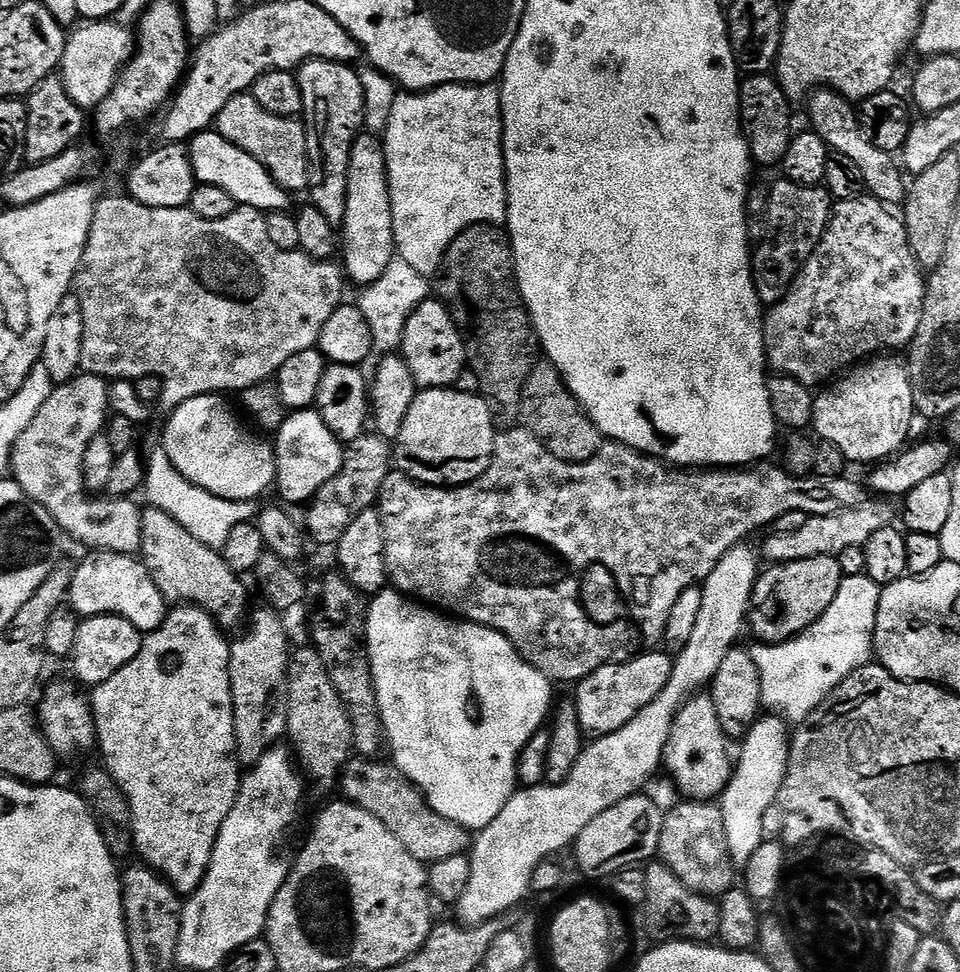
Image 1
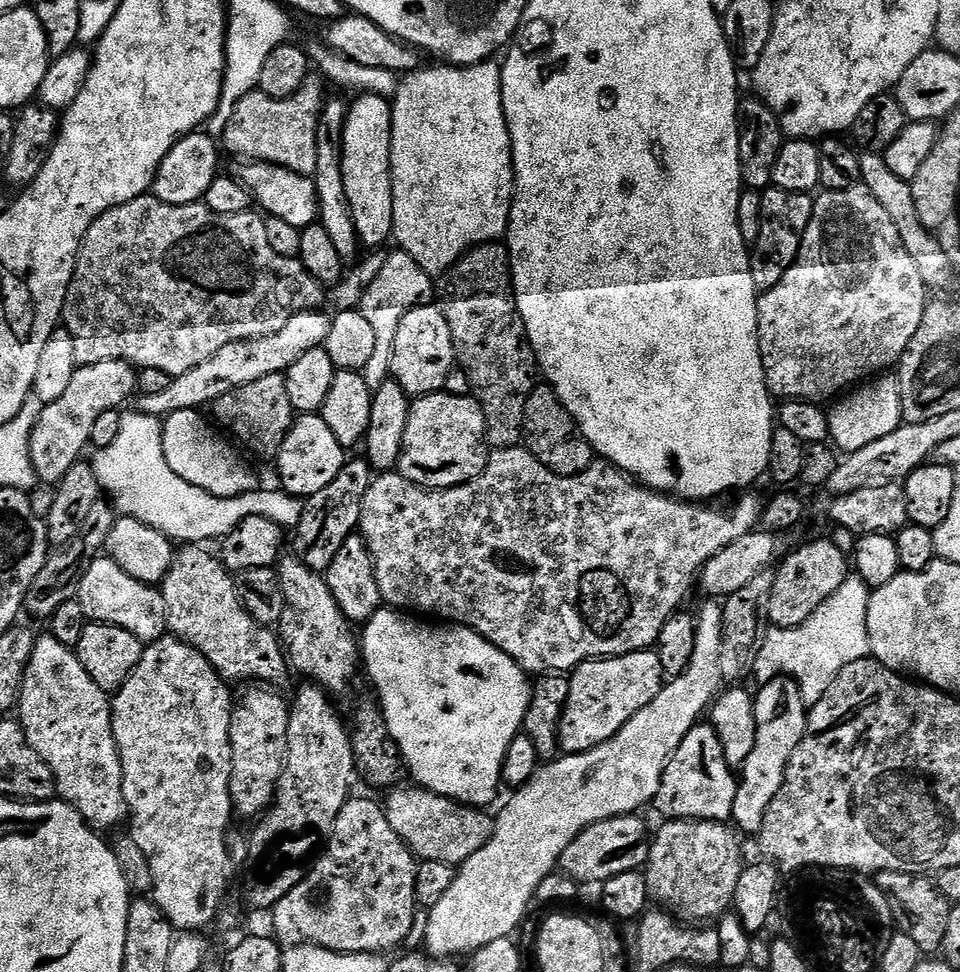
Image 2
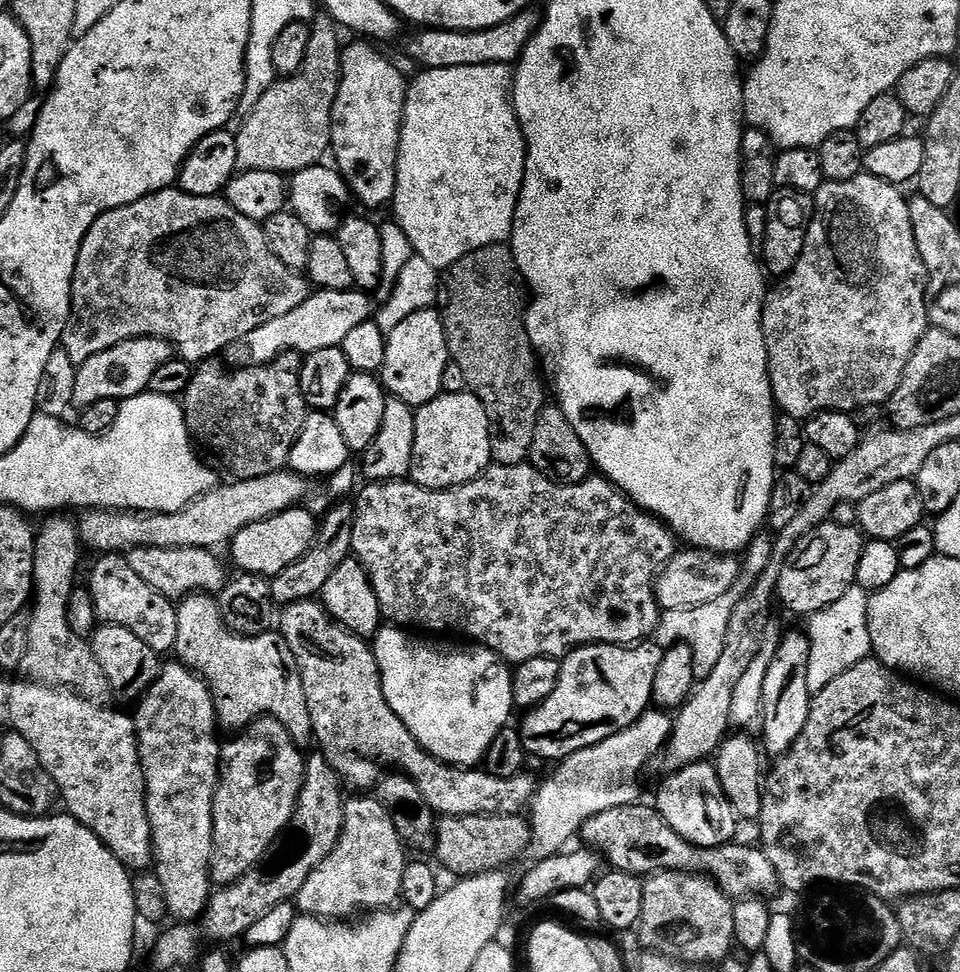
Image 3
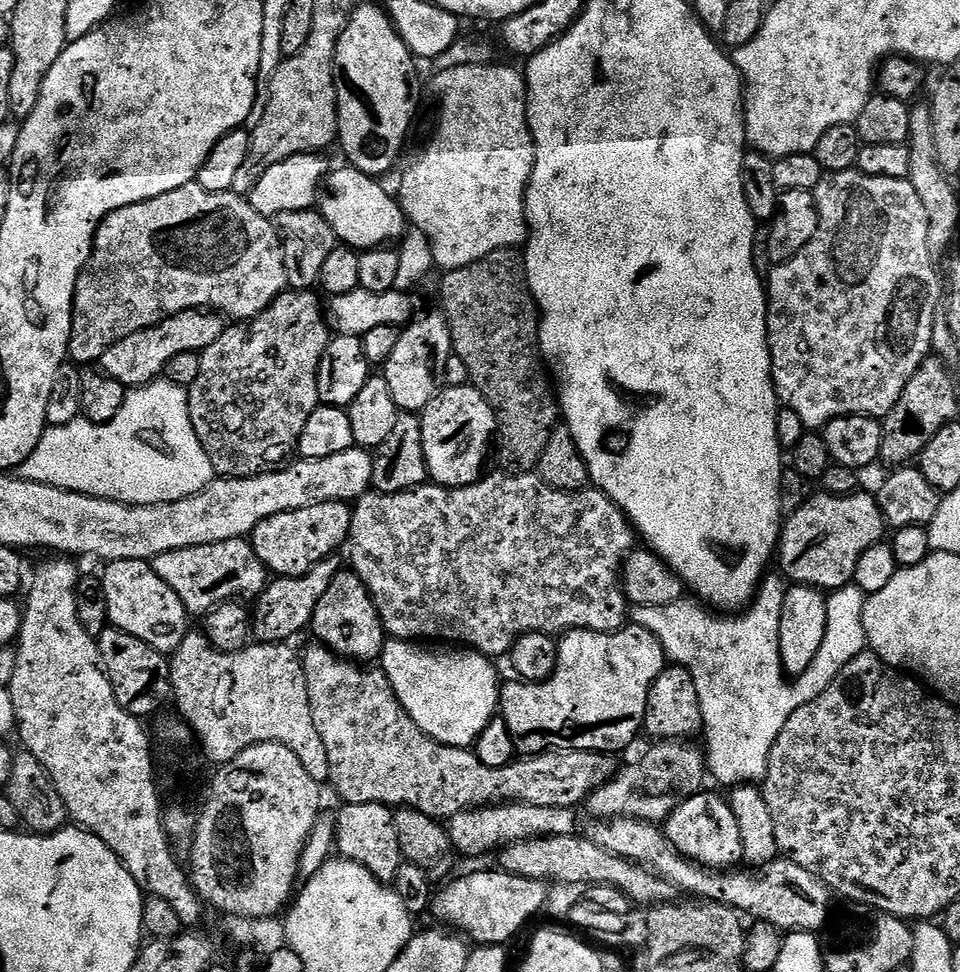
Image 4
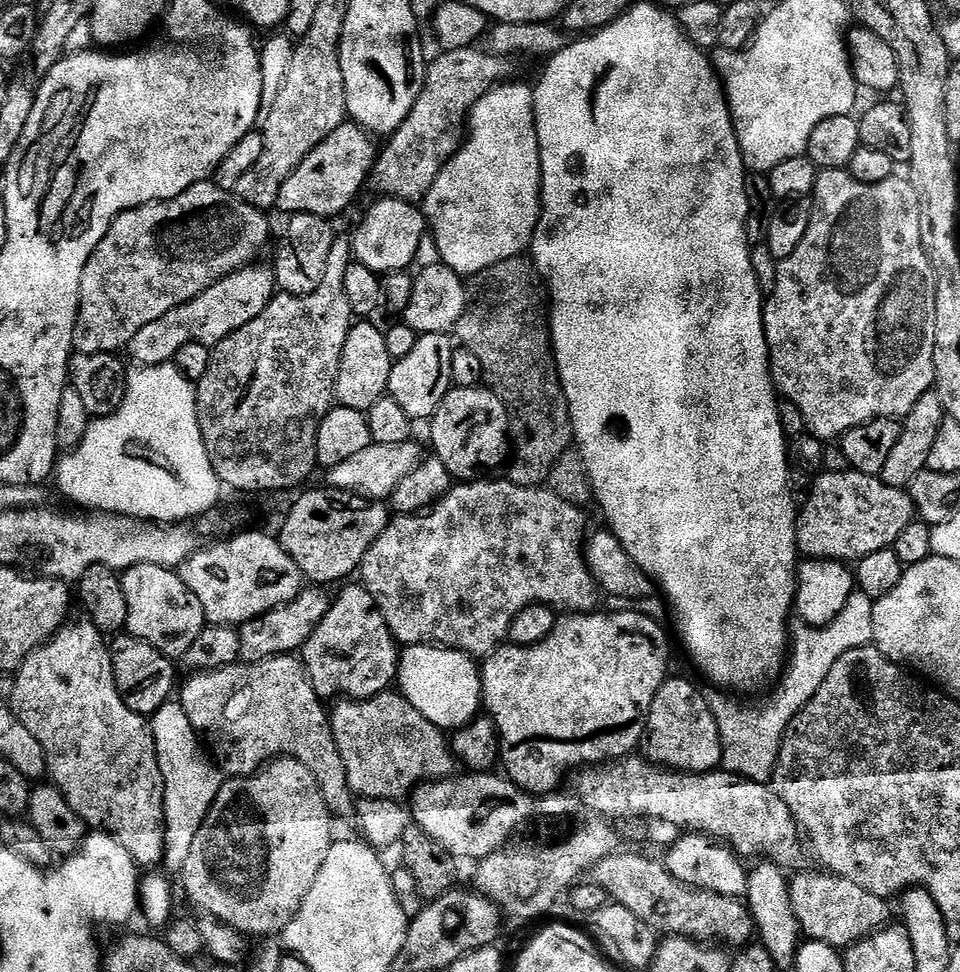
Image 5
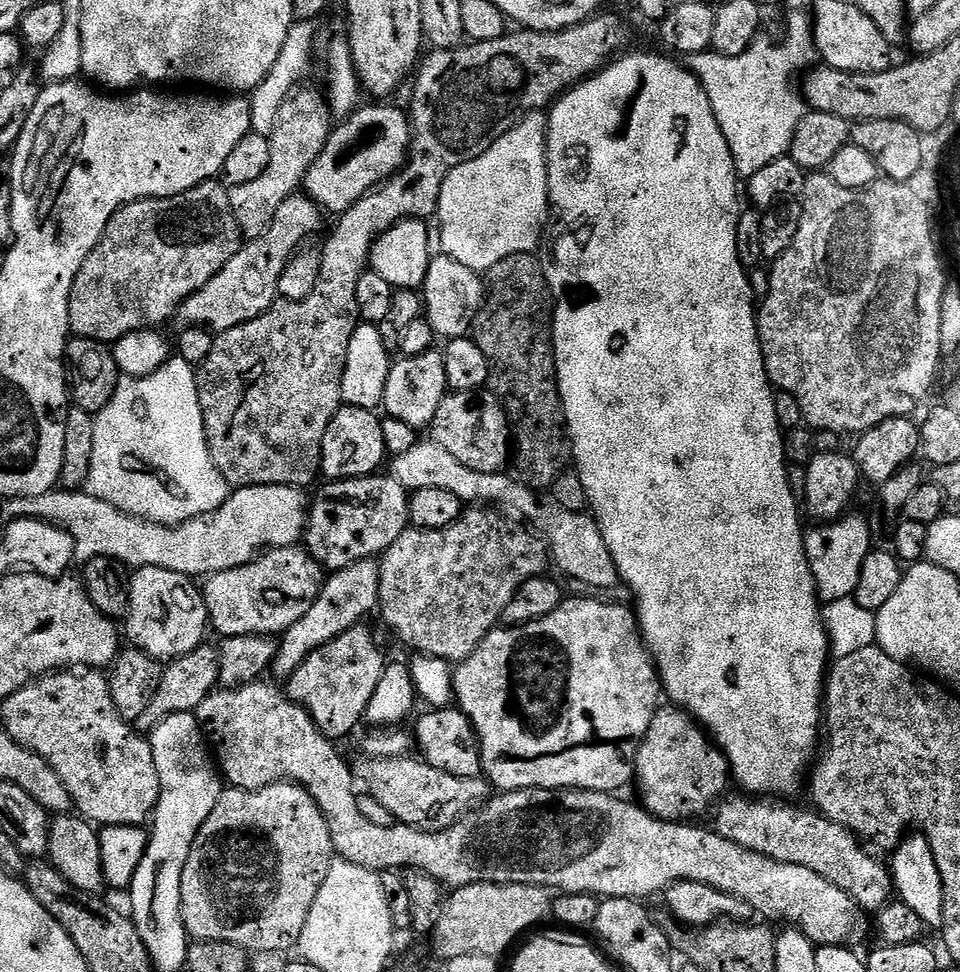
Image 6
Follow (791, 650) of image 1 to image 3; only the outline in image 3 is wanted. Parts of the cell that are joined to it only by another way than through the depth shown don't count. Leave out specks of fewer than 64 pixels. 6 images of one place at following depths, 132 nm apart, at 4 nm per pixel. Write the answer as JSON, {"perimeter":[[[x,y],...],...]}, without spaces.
{"perimeter":[[[853,586],[830,606],[816,612],[807,621],[806,635],[810,642],[810,674],[808,688],[815,694],[830,686],[838,674],[846,674],[858,662],[872,656],[870,626],[868,625],[868,591]]]}

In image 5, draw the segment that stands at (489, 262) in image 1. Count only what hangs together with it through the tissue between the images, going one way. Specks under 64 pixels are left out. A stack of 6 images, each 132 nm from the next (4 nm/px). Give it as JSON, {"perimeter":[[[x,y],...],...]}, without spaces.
{"perimeter":[[[515,256],[482,270],[467,281],[466,287],[468,305],[456,323],[455,339],[460,339],[462,347],[474,354],[480,364],[483,383],[499,398],[508,415],[510,463],[506,468],[507,479],[518,486],[535,488],[547,481],[554,462],[558,462],[558,458],[574,444],[568,403],[560,388],[560,378],[554,371],[550,324],[546,319],[546,300],[541,285],[533,265],[524,256]]]}

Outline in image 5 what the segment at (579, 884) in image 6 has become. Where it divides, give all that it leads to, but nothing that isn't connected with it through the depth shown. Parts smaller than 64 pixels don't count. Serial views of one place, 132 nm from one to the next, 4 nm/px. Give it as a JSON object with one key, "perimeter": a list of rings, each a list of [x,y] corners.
{"perimeter":[[[295,655],[253,664],[237,662],[217,672],[200,670],[189,676],[185,684],[183,681],[179,685],[178,702],[225,777],[251,776],[277,758],[291,758],[314,774],[333,817],[353,815],[354,797],[332,738],[325,705]]]}

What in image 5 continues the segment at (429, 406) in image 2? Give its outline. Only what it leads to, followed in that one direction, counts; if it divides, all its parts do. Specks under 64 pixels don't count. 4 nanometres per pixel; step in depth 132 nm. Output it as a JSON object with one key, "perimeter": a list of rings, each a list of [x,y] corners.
{"perimeter":[[[487,387],[452,388],[442,398],[438,410],[433,414],[430,427],[432,427],[432,448],[435,459],[442,462],[457,481],[471,482],[485,474],[492,474],[495,468],[503,469],[510,456],[510,437],[508,435],[508,415],[502,402]]]}

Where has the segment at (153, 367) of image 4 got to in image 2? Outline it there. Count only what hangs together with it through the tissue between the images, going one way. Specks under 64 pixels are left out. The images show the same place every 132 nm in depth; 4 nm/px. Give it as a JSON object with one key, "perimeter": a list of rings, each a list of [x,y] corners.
{"perimeter":[[[125,360],[79,365],[70,387],[57,401],[44,405],[38,422],[32,428],[30,458],[36,470],[37,481],[44,483],[45,480],[49,486],[59,484],[66,470],[70,470],[70,466],[83,457],[80,455],[83,454],[84,447],[87,449],[91,445],[94,422],[98,422],[98,414],[106,410],[117,410],[128,399],[129,403],[137,388],[137,369]]]}

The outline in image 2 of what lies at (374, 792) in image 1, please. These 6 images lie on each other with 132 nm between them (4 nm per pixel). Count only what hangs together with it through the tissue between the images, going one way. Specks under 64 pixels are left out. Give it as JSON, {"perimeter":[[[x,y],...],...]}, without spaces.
{"perimeter":[[[404,787],[391,789],[382,800],[382,807],[390,826],[394,826],[394,834],[402,838],[417,861],[433,860],[459,866],[468,861],[470,854],[478,854],[478,850],[490,842],[494,820],[491,815],[487,816],[487,811],[436,796],[426,788]]]}

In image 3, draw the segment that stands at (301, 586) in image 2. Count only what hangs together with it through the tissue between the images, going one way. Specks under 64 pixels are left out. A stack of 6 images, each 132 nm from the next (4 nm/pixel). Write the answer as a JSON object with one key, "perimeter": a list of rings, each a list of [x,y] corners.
{"perimeter":[[[319,599],[287,605],[279,613],[278,631],[302,674],[312,735],[315,743],[320,743],[319,755],[327,758],[349,789],[375,789],[382,779],[380,768],[388,768],[384,770],[399,770],[409,776],[432,811],[441,817],[518,816],[531,805],[538,780],[529,774],[498,778],[486,770],[457,768],[435,760],[406,730],[406,722],[390,710],[372,644],[337,624]]]}

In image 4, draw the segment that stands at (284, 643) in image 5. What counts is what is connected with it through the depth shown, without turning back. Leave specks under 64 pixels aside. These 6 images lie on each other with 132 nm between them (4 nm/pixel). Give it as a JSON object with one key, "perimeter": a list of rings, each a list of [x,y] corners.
{"perimeter":[[[333,554],[318,562],[304,576],[282,576],[273,579],[268,587],[260,593],[252,612],[252,635],[262,644],[282,644],[291,641],[300,631],[307,629],[314,618],[314,610],[318,610],[318,602],[322,602],[322,594],[330,582],[342,570],[341,557]]]}

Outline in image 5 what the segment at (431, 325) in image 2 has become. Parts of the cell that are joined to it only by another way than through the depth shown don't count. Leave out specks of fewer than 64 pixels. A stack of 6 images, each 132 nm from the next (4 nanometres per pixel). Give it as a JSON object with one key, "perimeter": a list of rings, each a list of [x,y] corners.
{"perimeter":[[[442,332],[417,335],[414,350],[410,350],[406,358],[395,361],[392,365],[387,395],[392,396],[394,402],[398,402],[398,406],[402,406],[402,410],[406,410],[406,414],[414,422],[431,421],[442,398],[452,388],[450,358],[454,351],[454,344],[451,339],[450,341],[448,339],[449,337]]]}

